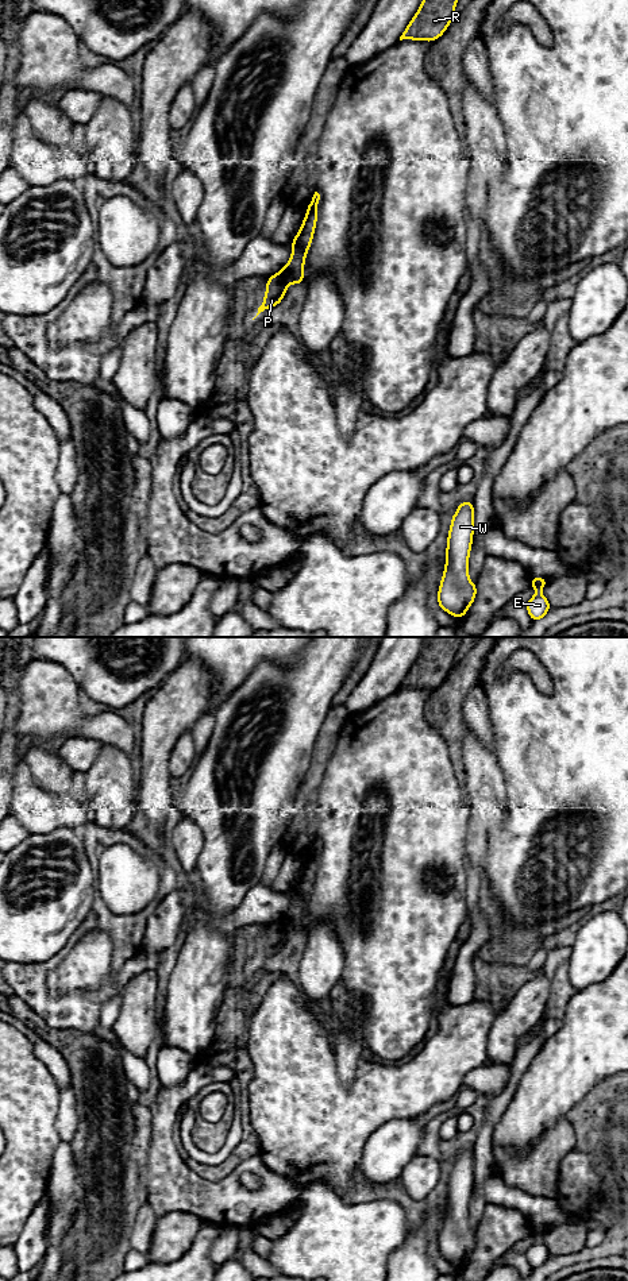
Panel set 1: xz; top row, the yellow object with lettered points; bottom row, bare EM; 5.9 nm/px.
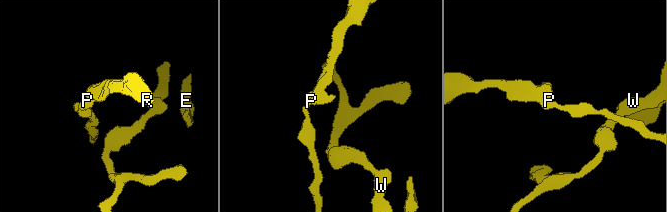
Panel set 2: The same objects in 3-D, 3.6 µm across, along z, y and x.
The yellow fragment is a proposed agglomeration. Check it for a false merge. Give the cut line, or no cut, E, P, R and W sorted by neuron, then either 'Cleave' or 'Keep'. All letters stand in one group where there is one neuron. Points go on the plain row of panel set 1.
Split along xz (278, 921), (286, 934). Groups: E P W / R. Cleave

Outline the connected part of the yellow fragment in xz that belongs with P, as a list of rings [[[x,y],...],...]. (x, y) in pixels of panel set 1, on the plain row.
[[[280,922],[270,923],[266,930],[266,941],[265,941],[263,952],[258,956],[257,964],[265,957],[270,957],[278,953],[285,945],[286,938],[288,934]]]

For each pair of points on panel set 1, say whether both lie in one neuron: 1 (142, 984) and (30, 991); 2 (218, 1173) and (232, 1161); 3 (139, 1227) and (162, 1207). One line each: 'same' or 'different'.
1: different
2: same
3: different

